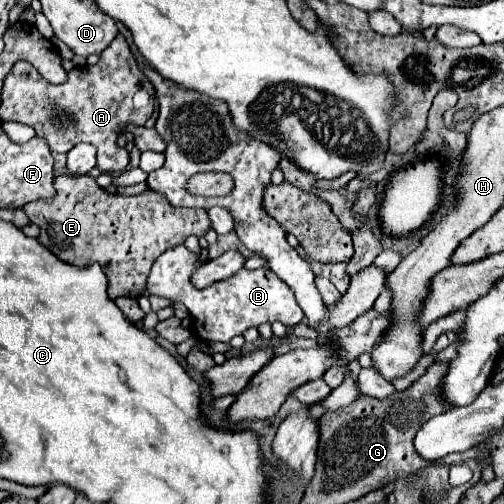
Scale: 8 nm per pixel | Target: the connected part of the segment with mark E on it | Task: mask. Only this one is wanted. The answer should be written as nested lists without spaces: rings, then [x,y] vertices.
[[[59,174],[53,178],[57,194],[47,200],[33,200],[23,206],[33,224],[41,228],[39,242],[55,256],[75,266],[99,262],[109,280],[109,298],[137,298],[145,292],[147,276],[153,262],[187,236],[205,236],[211,220],[203,208],[175,208],[155,190],[139,196],[115,196],[101,190],[93,176]]]

